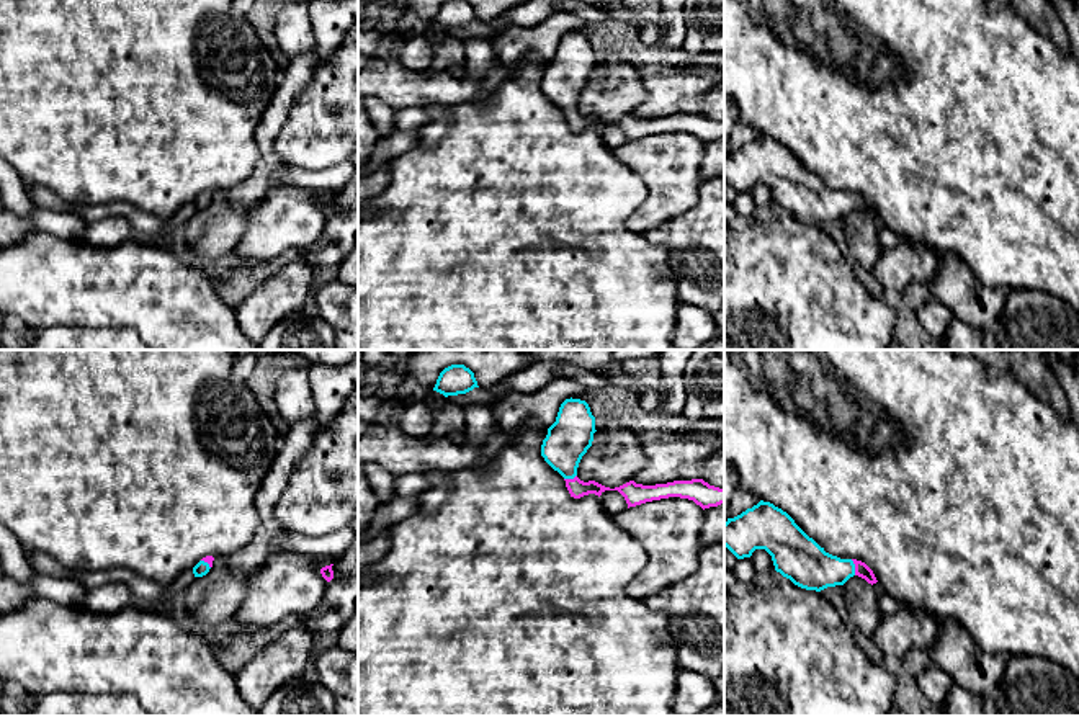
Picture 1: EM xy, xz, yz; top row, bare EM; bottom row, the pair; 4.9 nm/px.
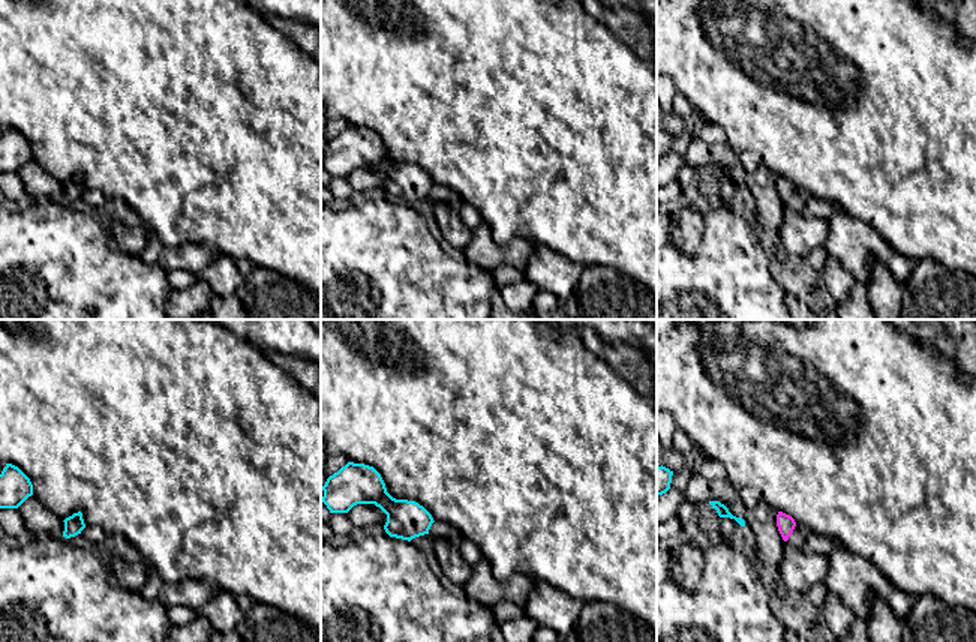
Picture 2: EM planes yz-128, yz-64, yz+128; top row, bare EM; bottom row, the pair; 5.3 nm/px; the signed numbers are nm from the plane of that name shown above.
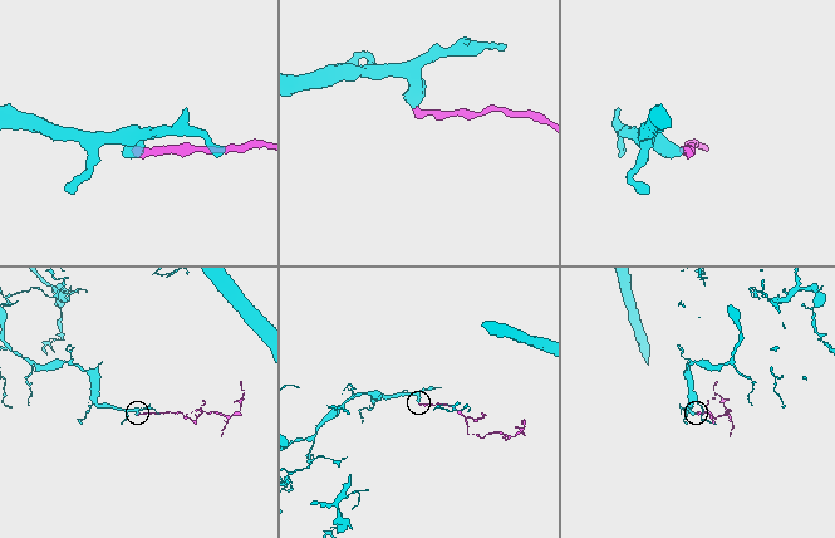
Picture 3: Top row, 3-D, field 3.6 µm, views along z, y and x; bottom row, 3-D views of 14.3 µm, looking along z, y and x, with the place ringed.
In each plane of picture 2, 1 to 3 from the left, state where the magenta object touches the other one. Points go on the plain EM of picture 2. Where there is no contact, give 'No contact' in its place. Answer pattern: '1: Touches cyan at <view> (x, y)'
1: No contact
2: No contact
3: No contact

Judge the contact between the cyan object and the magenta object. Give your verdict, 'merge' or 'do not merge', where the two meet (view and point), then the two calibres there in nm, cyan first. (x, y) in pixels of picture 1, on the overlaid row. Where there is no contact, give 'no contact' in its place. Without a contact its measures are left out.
merge; meets cyan in yz at (854, 568); 220 nm thick on the cyan side, 70 nm on the other

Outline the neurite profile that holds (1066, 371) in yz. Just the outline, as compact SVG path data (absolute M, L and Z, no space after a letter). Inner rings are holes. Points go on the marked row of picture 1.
M1051 355L1046 368L1058 378L1063 386L1069 407L1071 418L1079 427L1079 363L1077 360L1064 360Z

